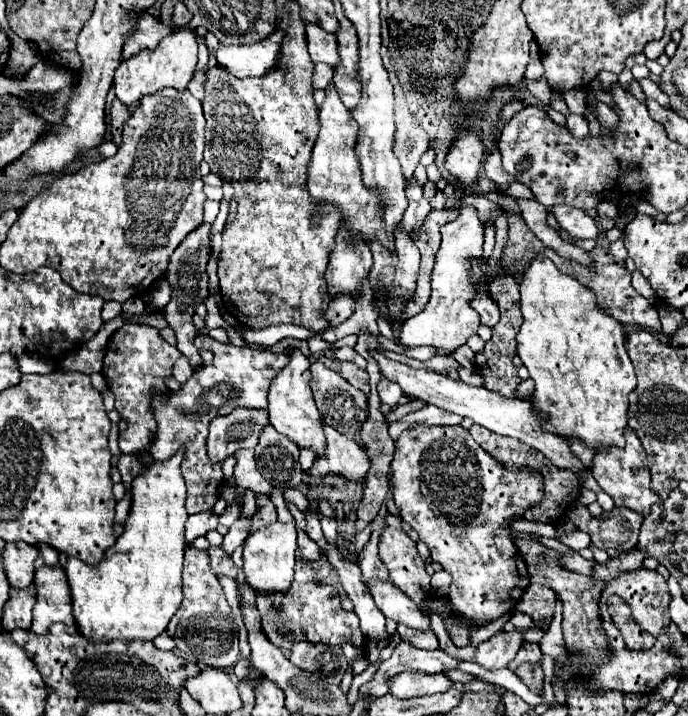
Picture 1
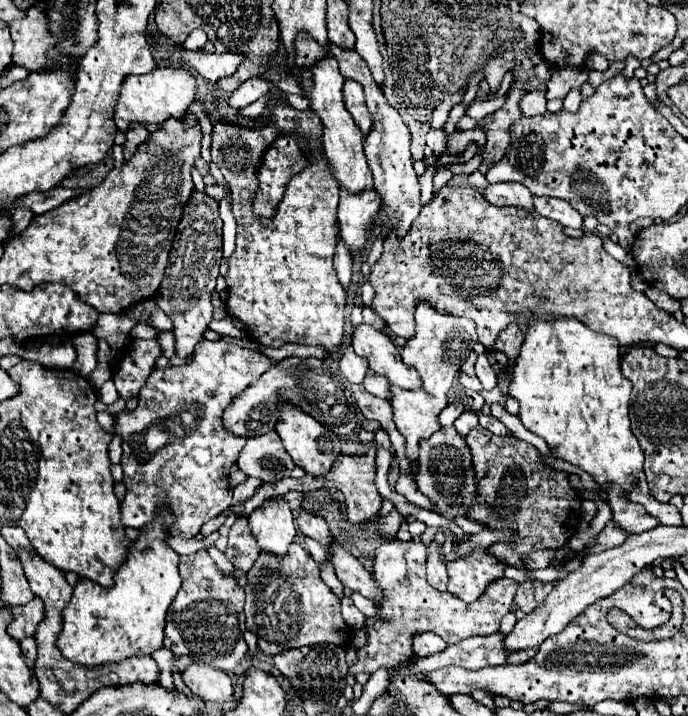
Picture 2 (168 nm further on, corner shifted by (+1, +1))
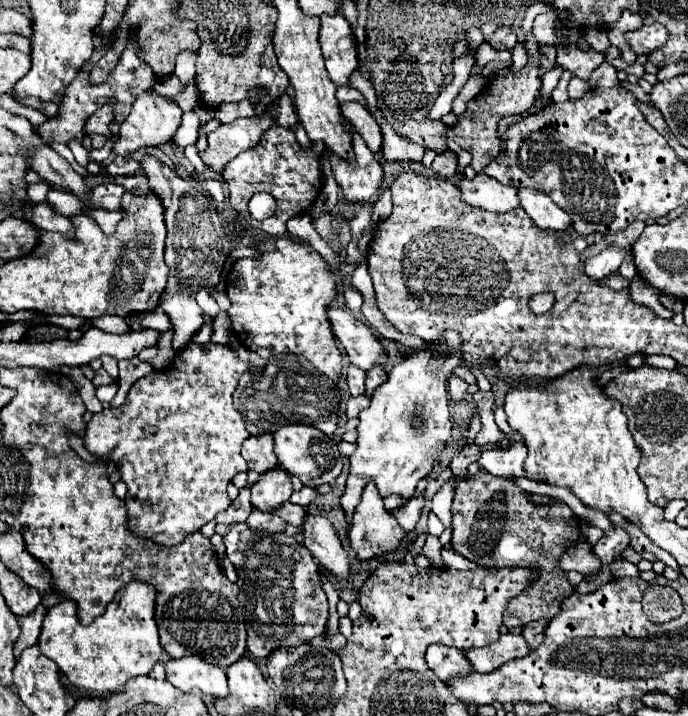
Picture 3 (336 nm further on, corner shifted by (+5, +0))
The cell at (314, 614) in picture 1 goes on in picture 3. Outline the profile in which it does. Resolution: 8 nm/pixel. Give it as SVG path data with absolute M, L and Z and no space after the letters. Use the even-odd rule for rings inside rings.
M229 524L223 542L227 548L227 556L235 564L239 574L237 586L247 626L247 650L253 654L253 658L261 660L267 658L277 648L299 646L315 636L325 634L329 618L329 602L319 584L319 566L311 562L311 556L303 544L285 534L251 532L247 530L247 524Z

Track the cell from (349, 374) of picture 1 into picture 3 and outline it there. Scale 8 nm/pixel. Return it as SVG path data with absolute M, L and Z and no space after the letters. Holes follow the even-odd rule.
M351 396L347 400L347 418L355 418L367 406L369 406L369 398L367 396Z

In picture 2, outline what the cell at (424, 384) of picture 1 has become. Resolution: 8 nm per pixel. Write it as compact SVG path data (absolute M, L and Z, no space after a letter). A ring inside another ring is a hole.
M361 323L353 327L351 347L359 357L367 359L371 371L385 375L393 385L403 389L421 387L419 375L415 373L415 369L407 367L401 361L397 347L393 345L393 341L385 331L379 331L367 323Z

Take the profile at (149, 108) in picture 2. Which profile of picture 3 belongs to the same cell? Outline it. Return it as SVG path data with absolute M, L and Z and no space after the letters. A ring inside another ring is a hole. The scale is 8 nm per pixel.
M145 90L141 92L133 106L131 106L131 114L123 120L121 128L119 128L119 138L113 146L115 154L121 154L125 158L129 158L129 154L133 150L139 150L139 148L149 148L149 146L159 146L163 142L171 142L173 134L177 132L177 126L181 124L181 114L183 110L169 98L153 92L153 90Z

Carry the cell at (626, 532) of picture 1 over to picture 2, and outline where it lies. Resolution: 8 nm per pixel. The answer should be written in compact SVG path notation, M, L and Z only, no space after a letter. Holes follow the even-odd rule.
M605 527L601 535L603 535L603 543L607 543L607 545L601 545L601 551L611 549L615 545L621 545L627 539L627 533L623 533L619 529L609 529L609 527Z

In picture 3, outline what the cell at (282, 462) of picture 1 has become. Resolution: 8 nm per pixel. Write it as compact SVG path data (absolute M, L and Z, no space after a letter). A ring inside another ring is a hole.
M271 434L249 436L243 442L241 454L249 464L249 472L265 474L265 472L275 470L279 466L279 460L277 460L277 456L273 452L273 436Z

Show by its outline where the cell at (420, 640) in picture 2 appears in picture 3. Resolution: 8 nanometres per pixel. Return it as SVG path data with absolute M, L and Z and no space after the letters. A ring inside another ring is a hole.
M435 644L435 648L427 648L425 652L427 666L435 672L435 676L449 678L451 674L467 674L471 672L471 666L463 660L463 652L457 648L449 648L443 644Z

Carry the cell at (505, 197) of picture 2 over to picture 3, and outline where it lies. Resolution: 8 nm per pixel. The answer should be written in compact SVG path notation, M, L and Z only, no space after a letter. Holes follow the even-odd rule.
M483 172L477 174L471 182L463 178L459 188L463 192L461 194L463 202L467 202L469 206L477 206L493 212L507 212L519 206L517 188L495 182L495 178L489 178Z

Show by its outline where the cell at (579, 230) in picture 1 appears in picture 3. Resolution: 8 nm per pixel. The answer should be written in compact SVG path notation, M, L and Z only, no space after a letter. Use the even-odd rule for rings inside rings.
M519 188L519 200L521 208L531 216L531 220L539 228L551 228L551 230L565 230L571 226L571 218L565 210L555 206L547 198L547 194L539 194L539 190L531 188Z

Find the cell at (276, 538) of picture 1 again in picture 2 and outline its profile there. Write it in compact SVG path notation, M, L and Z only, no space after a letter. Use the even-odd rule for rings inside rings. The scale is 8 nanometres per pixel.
M281 497L265 499L251 515L249 523L253 535L261 549L269 549L271 553L283 557L287 547L295 539L295 523L289 509L289 503Z

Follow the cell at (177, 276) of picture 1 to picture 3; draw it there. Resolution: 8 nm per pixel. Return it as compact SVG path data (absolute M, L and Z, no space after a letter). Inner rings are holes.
M145 154L139 162L143 174L149 180L149 188L163 198L165 206L165 222L167 222L167 240L165 240L165 264L169 266L167 288L161 294L159 306L163 302L163 310L173 324L173 350L183 350L191 338L203 326L203 312L195 302L195 296L201 288L211 288L219 282L221 268L217 262L221 260L223 248L219 238L219 212L215 210L213 198L201 188L193 188L193 184L181 178L175 170L165 166L157 156Z

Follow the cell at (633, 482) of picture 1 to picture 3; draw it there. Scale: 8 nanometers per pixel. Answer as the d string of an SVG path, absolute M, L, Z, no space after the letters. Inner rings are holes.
M613 526L613 530L605 530L605 536L593 546L593 550L599 556L601 564L609 566L611 558L615 558L615 554L621 554L625 548L629 548L629 544L631 544L631 536L627 534L627 530Z

